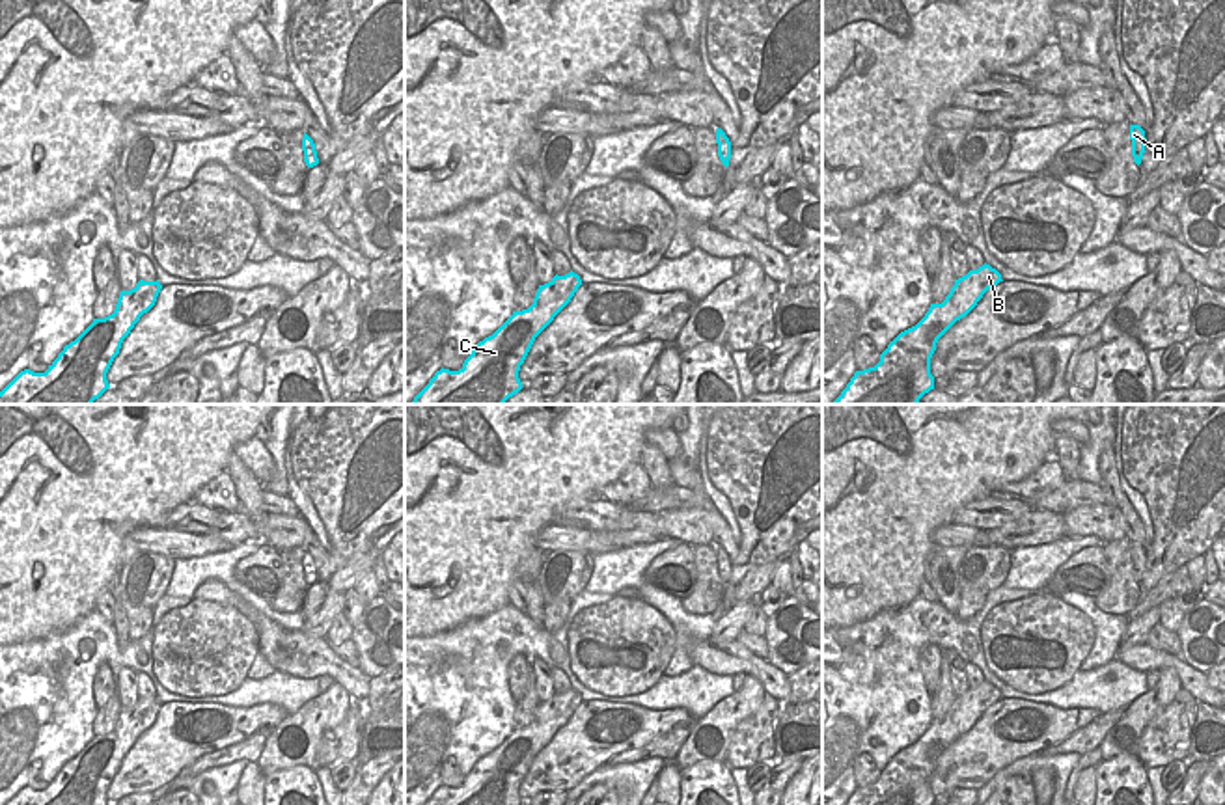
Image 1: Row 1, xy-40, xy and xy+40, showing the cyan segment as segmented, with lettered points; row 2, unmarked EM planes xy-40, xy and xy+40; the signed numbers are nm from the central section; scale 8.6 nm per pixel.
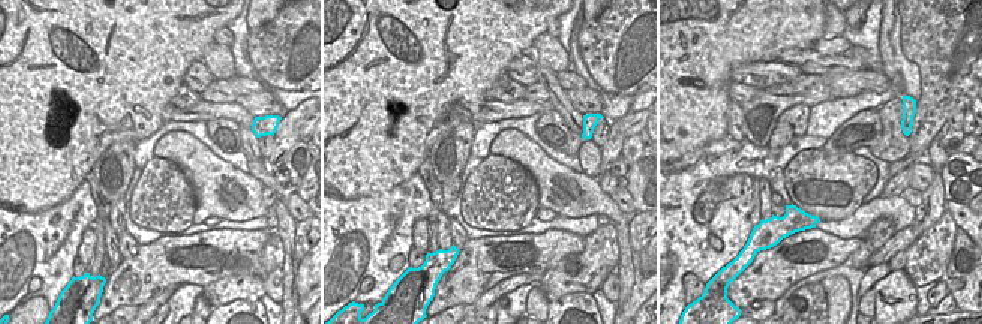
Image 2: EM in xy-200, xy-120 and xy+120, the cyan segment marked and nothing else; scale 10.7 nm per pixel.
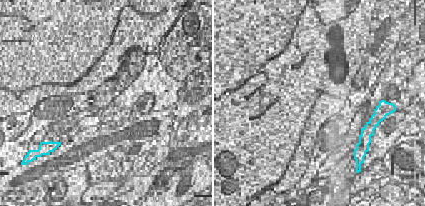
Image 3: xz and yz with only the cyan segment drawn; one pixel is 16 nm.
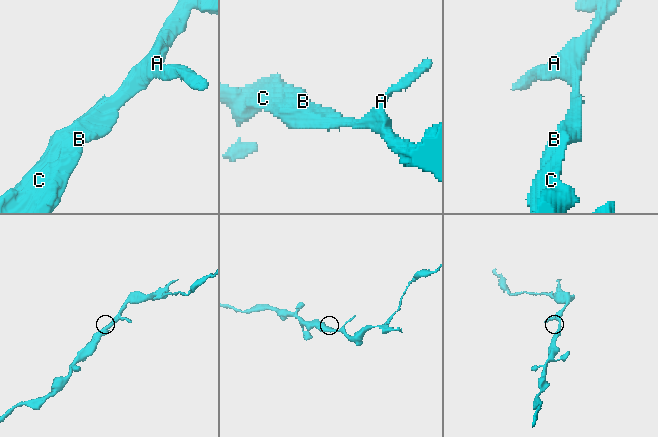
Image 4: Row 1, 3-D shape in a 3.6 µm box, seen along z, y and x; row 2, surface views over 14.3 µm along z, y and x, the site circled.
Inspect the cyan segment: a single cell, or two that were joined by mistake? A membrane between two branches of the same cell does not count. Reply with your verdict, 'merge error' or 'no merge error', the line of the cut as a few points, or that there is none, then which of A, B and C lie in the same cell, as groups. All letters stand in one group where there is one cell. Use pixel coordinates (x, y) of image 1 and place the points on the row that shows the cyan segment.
no merge error | no cut | A B C

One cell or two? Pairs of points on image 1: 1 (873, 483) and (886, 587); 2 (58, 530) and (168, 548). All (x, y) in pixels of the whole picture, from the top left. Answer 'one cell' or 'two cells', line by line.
1: one cell
2: two cells

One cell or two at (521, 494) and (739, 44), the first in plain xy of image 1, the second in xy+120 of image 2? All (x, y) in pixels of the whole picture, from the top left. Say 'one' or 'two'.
one

